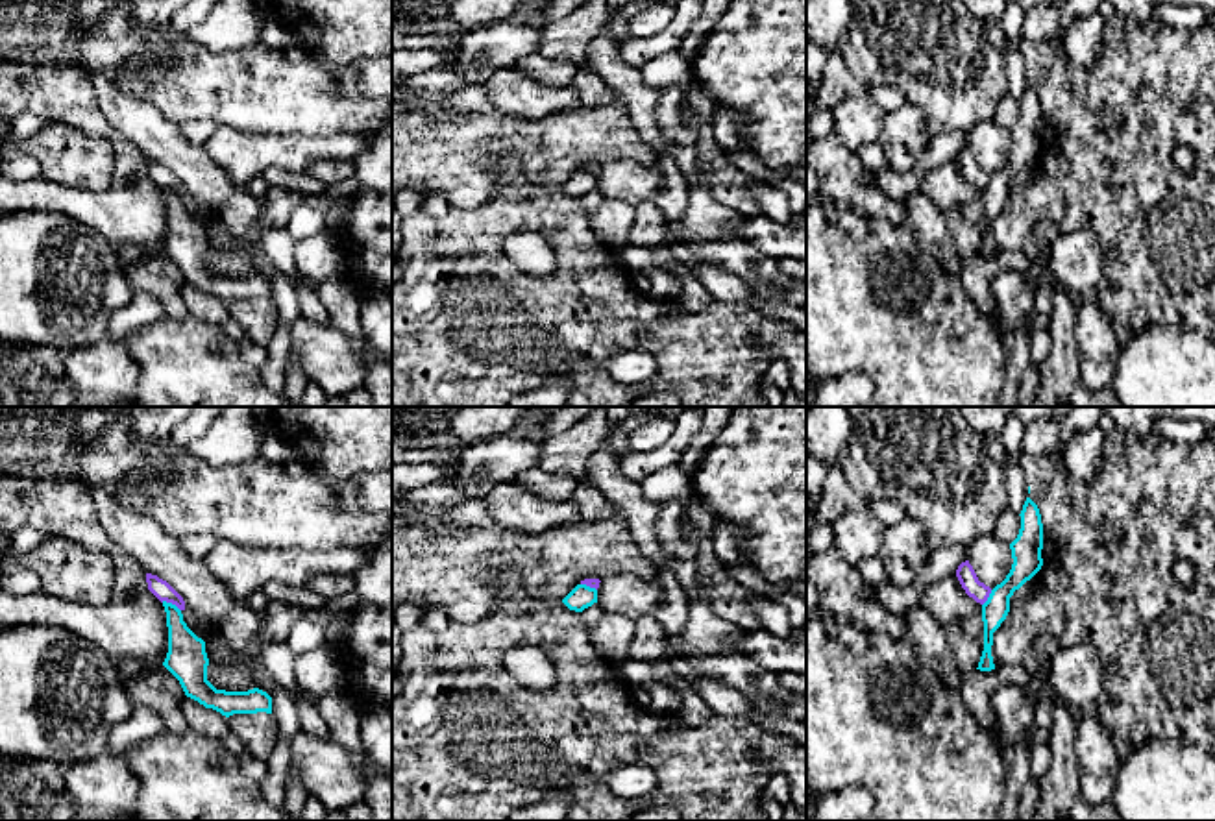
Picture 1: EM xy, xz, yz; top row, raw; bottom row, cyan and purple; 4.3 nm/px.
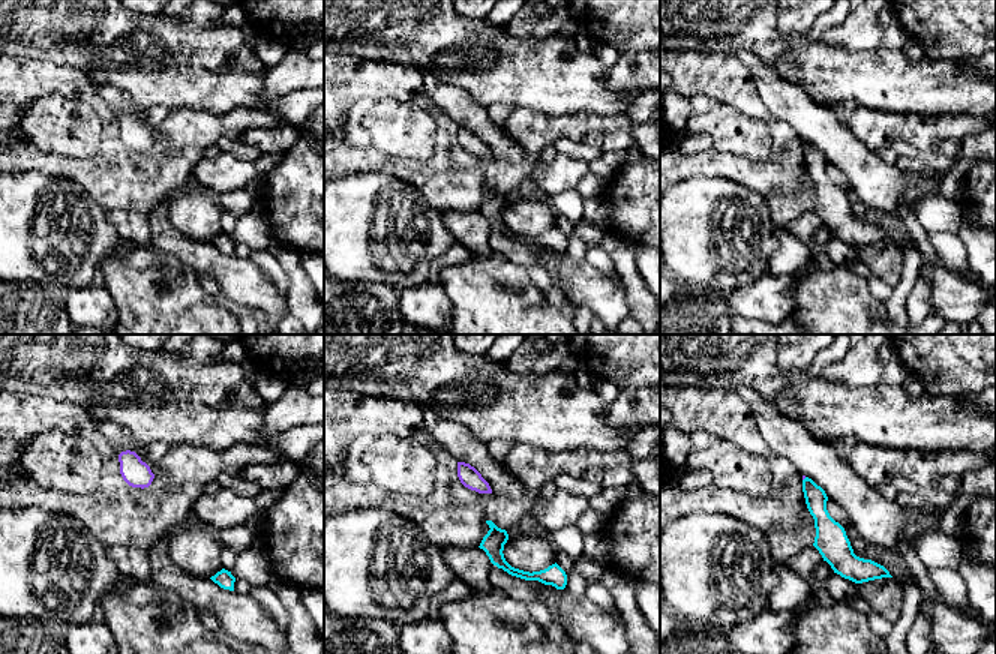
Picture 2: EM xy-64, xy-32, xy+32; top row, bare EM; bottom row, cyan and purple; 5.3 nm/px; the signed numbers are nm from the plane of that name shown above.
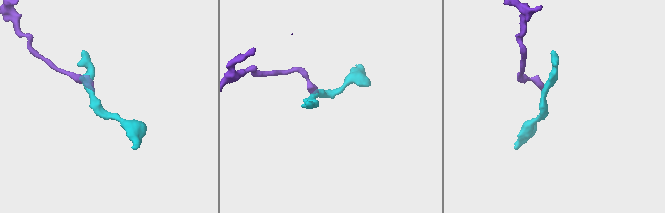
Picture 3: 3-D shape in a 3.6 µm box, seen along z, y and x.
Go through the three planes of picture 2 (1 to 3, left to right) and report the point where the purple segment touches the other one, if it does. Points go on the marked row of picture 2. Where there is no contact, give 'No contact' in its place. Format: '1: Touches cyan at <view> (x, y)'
1: No contact
2: No contact
3: Touches cyan at xy+32 (804, 479)

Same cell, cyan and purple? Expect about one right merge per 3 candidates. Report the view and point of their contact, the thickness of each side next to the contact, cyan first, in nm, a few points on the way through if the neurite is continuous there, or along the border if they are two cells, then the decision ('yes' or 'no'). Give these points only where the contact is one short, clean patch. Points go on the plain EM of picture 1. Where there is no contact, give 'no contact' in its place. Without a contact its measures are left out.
xy (171, 189) | 170/80 nm | along xy (161, 187), (171, 187), (180, 196) | no

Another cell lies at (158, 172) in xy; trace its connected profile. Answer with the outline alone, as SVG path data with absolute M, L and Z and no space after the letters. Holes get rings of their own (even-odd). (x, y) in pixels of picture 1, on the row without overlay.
M146 159L146 168L148 168L148 176L163 189L172 189L176 190L179 196L185 196L185 187L183 183L163 165L159 165L157 161Z

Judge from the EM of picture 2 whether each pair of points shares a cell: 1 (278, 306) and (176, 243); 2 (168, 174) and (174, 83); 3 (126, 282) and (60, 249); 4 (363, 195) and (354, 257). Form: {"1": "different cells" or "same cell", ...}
{"1": "same cell", "2": "different cells", "3": "different cells", "4": "same cell"}

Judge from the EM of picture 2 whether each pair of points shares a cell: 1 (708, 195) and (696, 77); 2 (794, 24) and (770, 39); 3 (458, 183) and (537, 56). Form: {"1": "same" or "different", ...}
{"1": "different", "2": "different", "3": "different"}

